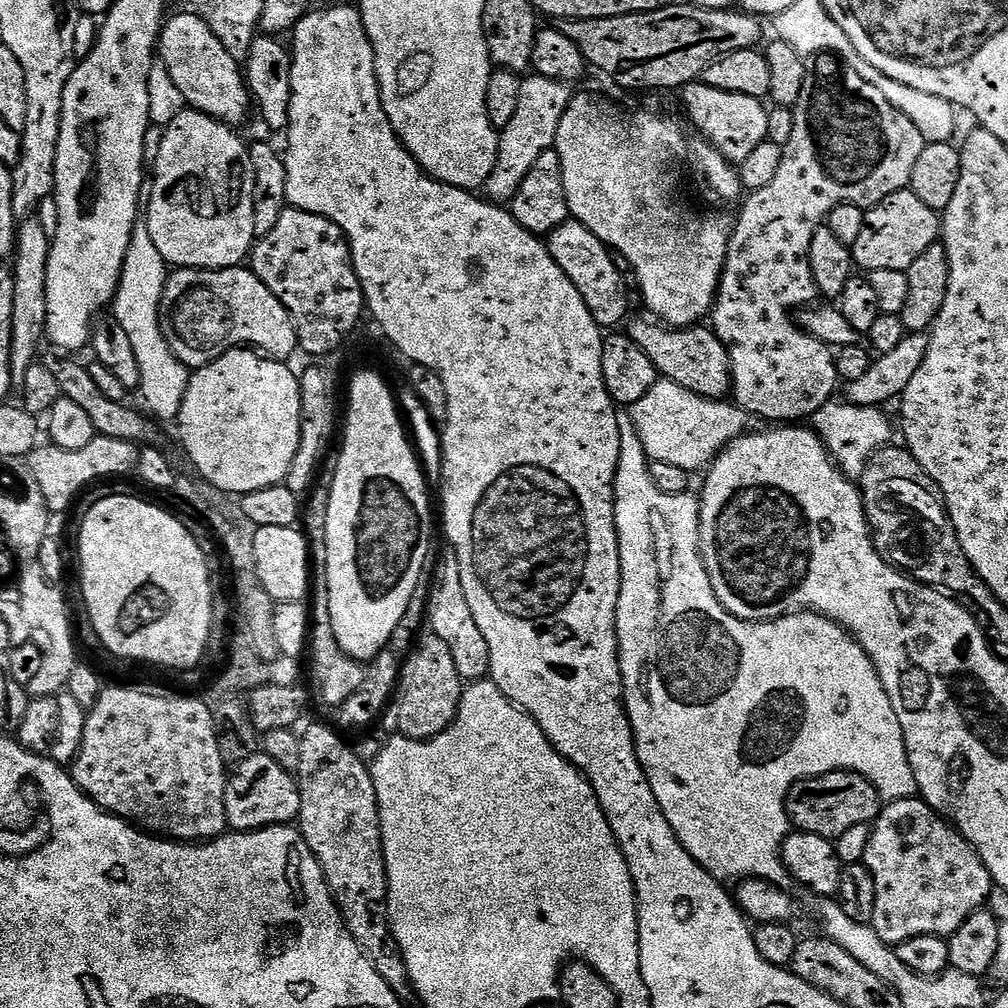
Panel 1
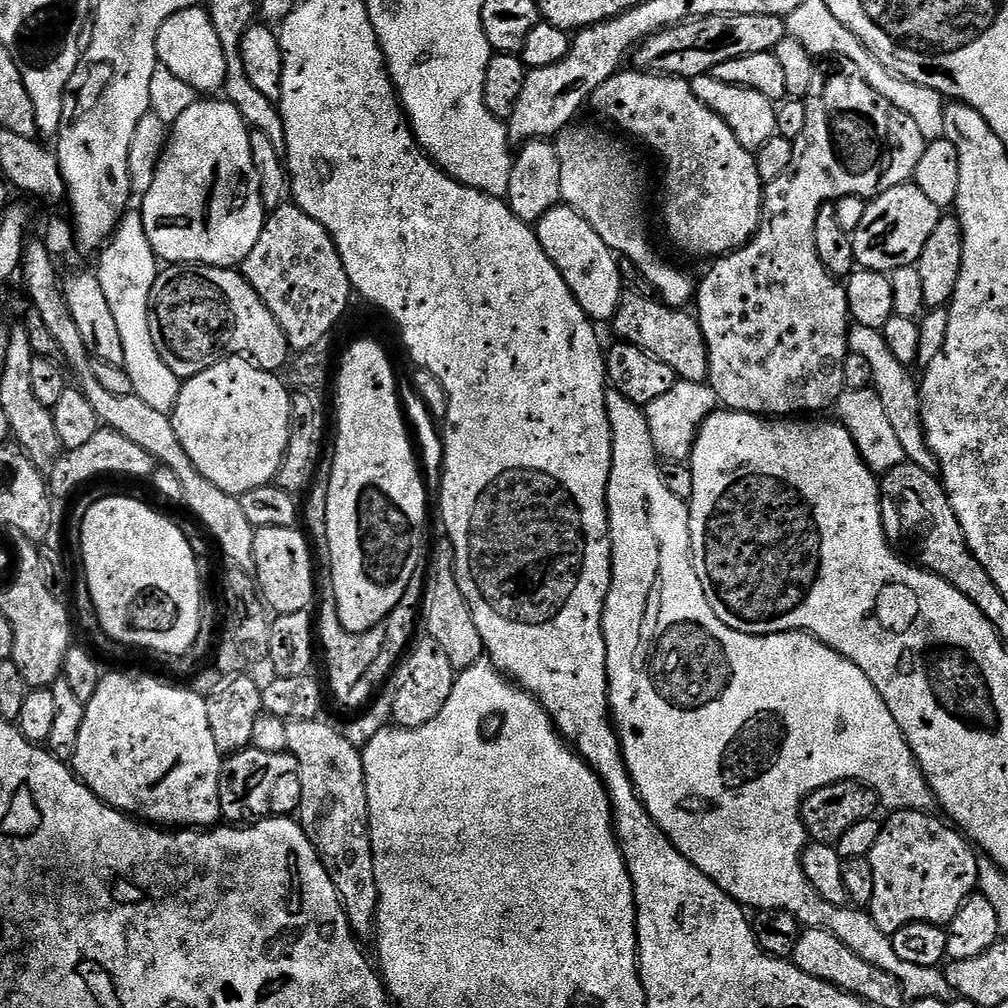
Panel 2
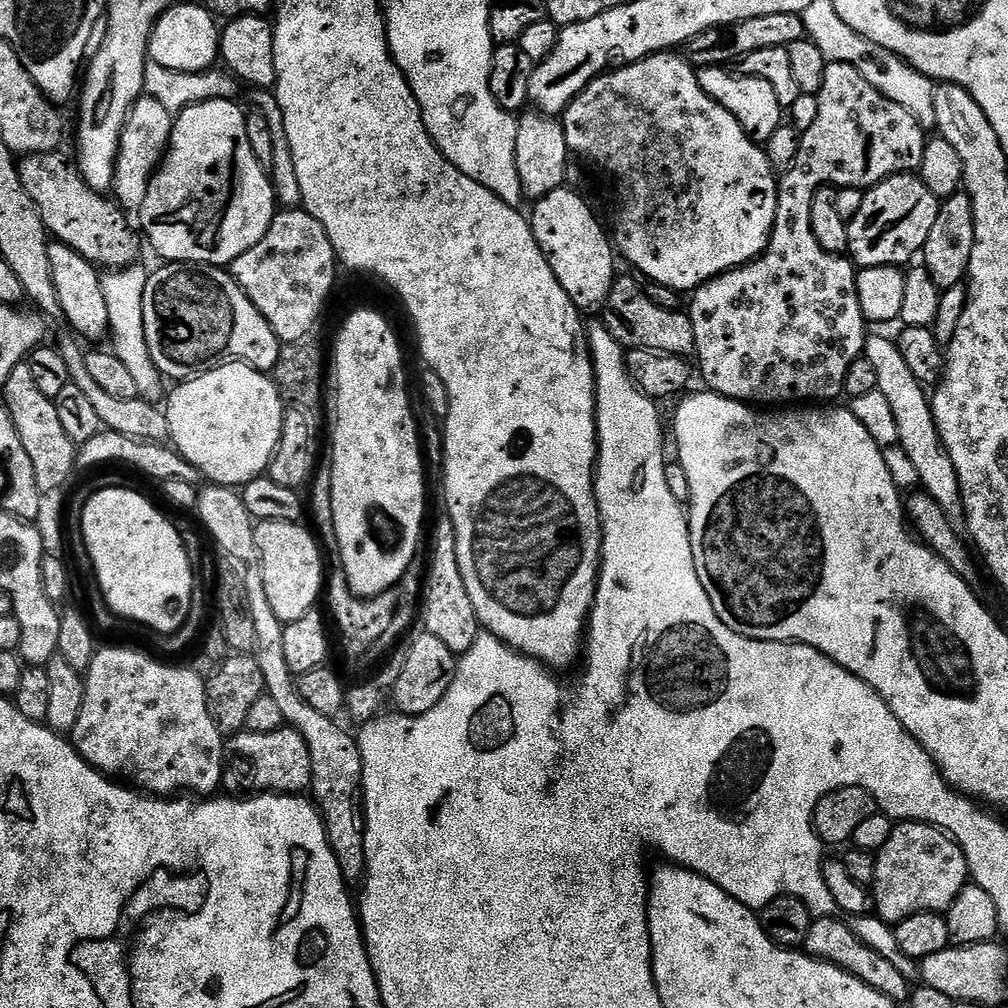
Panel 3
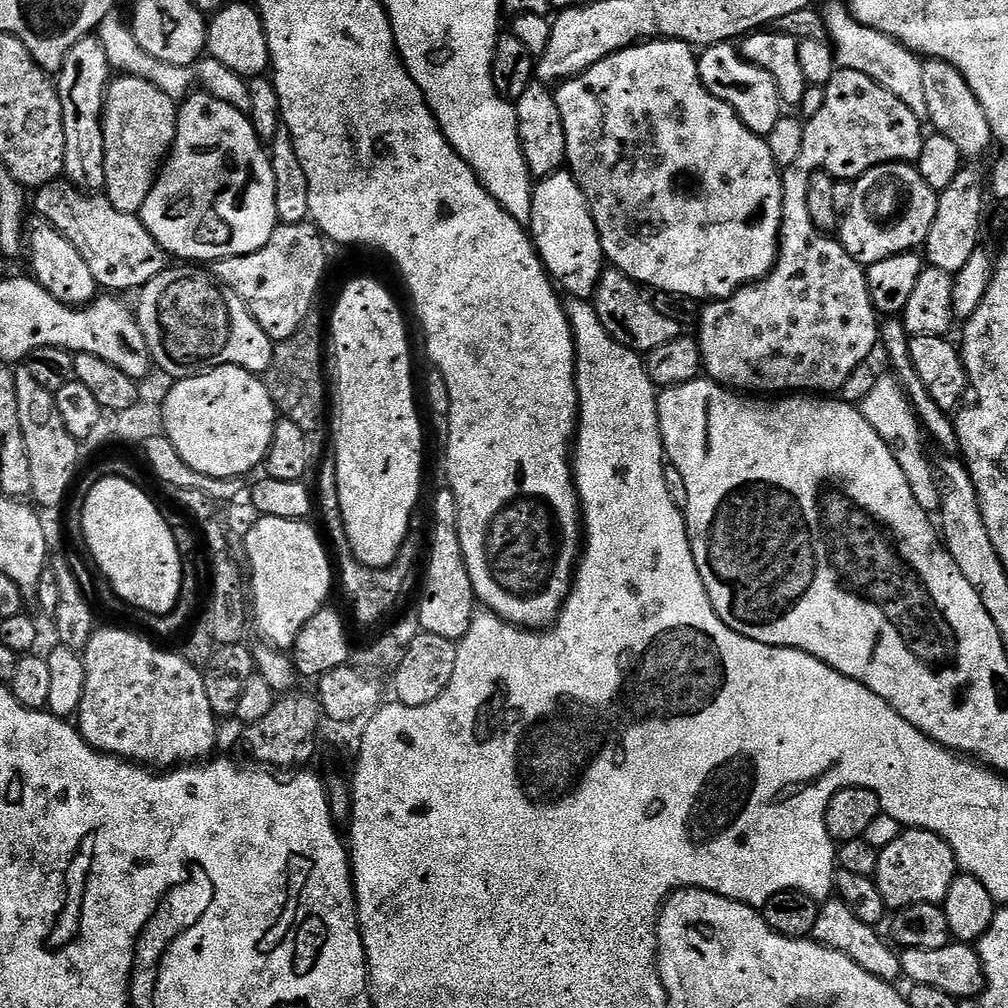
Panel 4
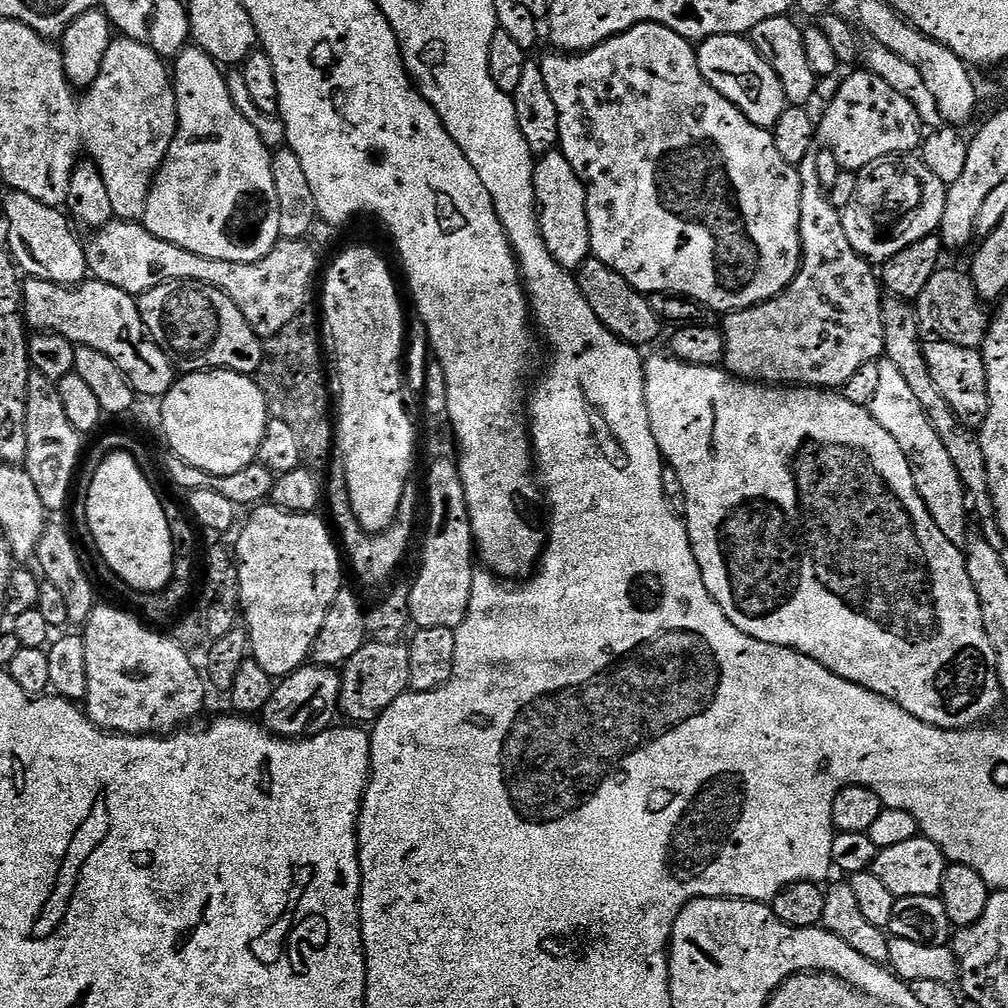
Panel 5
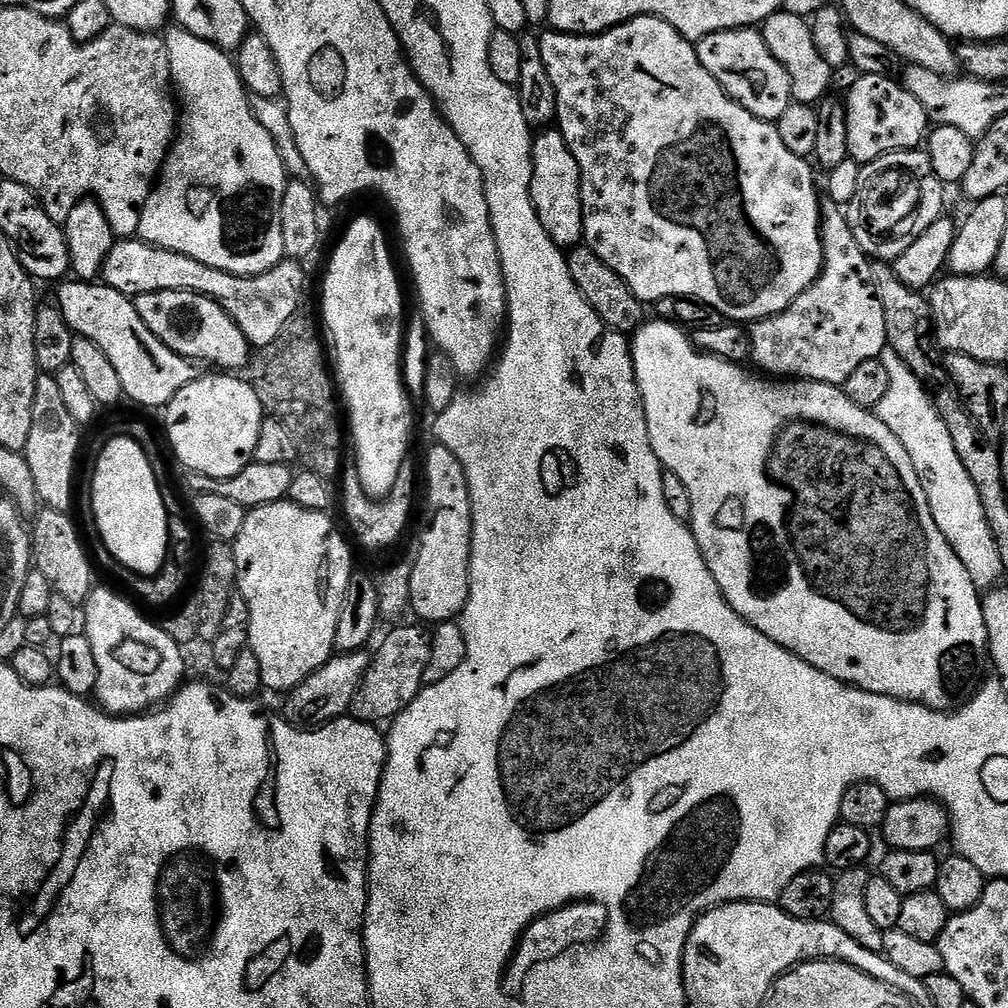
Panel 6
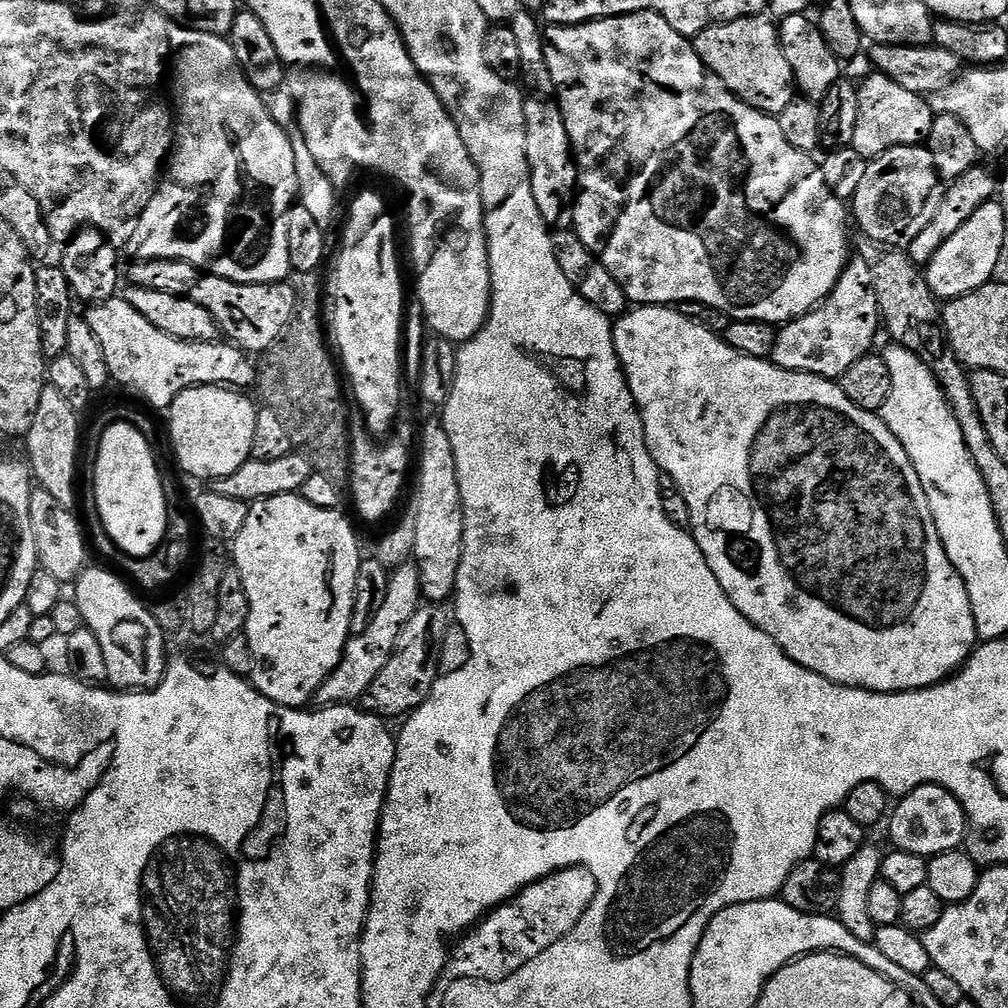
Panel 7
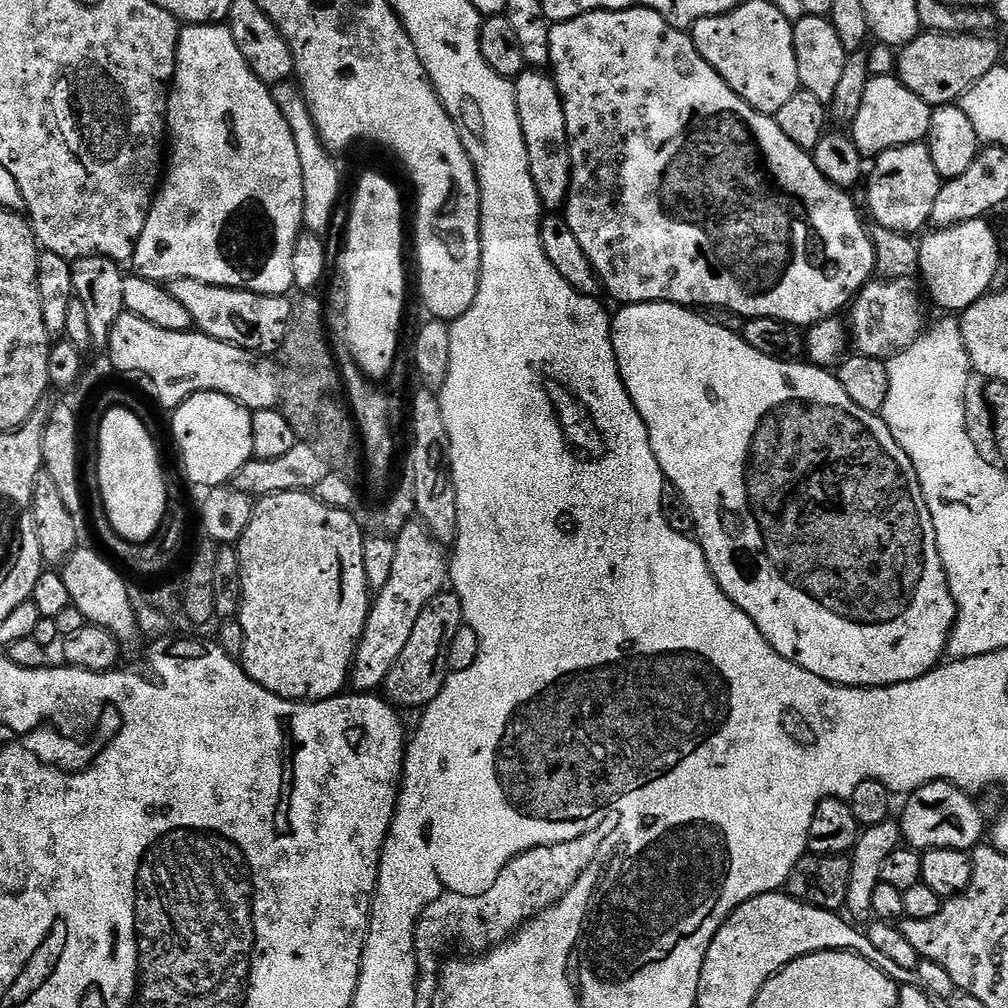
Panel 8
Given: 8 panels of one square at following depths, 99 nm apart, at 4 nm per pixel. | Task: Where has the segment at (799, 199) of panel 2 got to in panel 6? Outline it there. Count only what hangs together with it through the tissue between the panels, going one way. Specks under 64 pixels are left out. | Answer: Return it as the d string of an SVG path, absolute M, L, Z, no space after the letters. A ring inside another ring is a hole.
M861 74L854 90L846 94L846 142L848 154L861 166L882 158L891 152L916 150L925 143L930 121L922 102L904 88L903 83L892 81L891 75L865 76ZM825 199L822 204L820 241L824 247L824 265L819 278L790 307L782 310L782 314L757 320L751 325L750 360L761 368L761 373L772 378L813 380L843 386L856 367L862 366L862 362L879 360L888 348L886 314L878 298L876 279L872 273L873 261L864 253L862 246L858 246L858 238L854 238L854 230L850 230L845 209L830 199Z

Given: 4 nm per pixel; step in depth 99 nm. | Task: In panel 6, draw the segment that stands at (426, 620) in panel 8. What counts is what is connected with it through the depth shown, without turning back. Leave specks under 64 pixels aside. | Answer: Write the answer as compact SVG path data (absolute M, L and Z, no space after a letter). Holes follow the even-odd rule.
M396 626L391 629L392 632L384 640L384 645L375 653L371 653L368 661L368 669L362 678L362 682L358 686L358 690L354 694L354 702L352 703L351 719L361 720L367 724L377 726L383 725L385 722L391 722L396 719L399 712L404 712L406 706L410 706L410 702L414 702L414 698L418 698L420 689L425 687L426 666L430 662L430 646L432 638L429 629L424 626L416 626L420 628L404 628L405 626Z

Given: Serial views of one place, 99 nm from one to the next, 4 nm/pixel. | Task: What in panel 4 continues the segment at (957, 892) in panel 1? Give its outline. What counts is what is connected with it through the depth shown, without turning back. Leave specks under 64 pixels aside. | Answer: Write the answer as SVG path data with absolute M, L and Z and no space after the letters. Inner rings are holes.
M910 828L901 831L890 846L880 849L878 858L878 870L875 874L878 890L882 890L882 898L890 910L899 910L915 904L939 904L943 905L946 894L950 894L950 886L955 882L958 875L954 850L938 834L921 828Z

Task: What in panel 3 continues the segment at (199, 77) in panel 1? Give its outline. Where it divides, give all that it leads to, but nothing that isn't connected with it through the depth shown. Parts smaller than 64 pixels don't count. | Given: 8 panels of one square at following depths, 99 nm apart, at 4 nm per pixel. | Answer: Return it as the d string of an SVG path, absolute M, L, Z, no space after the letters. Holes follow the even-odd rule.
M178 2L156 20L152 37L148 39L151 63L179 72L207 72L217 63L220 55L220 34L217 17L203 3ZM217 24L217 28L216 28Z

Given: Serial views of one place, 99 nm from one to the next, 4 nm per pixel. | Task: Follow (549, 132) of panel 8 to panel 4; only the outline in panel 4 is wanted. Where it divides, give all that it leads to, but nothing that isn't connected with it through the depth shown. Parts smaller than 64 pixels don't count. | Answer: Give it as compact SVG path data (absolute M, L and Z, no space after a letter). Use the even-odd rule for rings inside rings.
M555 172L543 177L533 187L532 209L527 227L530 229L532 245L557 289L564 294L569 292L572 300L591 301L595 297L606 261L592 211L586 202L586 194L582 194L571 172Z

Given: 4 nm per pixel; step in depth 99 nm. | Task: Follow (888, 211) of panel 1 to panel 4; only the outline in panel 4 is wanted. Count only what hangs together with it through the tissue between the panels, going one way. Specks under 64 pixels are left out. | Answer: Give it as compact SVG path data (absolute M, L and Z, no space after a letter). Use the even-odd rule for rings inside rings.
M910 162L886 164L884 174L892 174L892 176L898 176L900 180L906 180L908 182L908 186L910 186L910 210L908 210L908 216L898 226L894 226L890 230L882 230L882 228L874 226L866 218L864 202L862 202L862 194L866 190L866 184L857 180L852 186L854 198L850 202L850 210L843 213L838 225L840 245L846 250L846 254L850 254L850 258L854 258L865 266L874 262L882 262L882 258L890 258L903 252L919 249L930 234L930 226L934 226L934 218L938 210L938 202L936 201L938 193L930 186L926 186L919 167L910 170Z

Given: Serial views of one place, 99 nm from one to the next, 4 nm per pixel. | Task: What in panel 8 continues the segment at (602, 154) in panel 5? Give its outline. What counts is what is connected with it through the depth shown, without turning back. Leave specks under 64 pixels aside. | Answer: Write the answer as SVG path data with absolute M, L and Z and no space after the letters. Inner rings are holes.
M627 8L621 12L591 12L590 14L582 14L573 20L561 20L553 23L550 30L550 72L556 81L556 88L562 98L562 106L566 114L566 134L570 142L570 158L572 159L572 188L568 191L568 203L564 205L562 215L565 220L570 222L570 230L574 230L574 235L578 238L578 246L586 254L588 261L592 263L592 269L596 272L603 291L605 293L608 291L617 300L617 305L654 304L657 302L685 306L709 304L712 310L737 312L739 316L753 320L765 316L766 318L784 320L787 324L811 326L820 320L835 317L840 314L843 308L845 311L851 305L856 293L873 279L876 272L876 251L872 245L869 229L866 224L864 228L863 222L860 221L860 212L856 209L855 202L848 197L851 195L845 189L830 183L822 174L822 170L818 170L818 166L812 160L811 155L798 146L794 146L794 142L790 142L790 138L786 138L786 134L782 134L778 122L769 113L754 110L737 92L730 90L728 83L705 62L702 54L698 54L691 35L683 28L670 26L670 22L666 22L666 18L662 18L662 14L658 14L649 8Z

